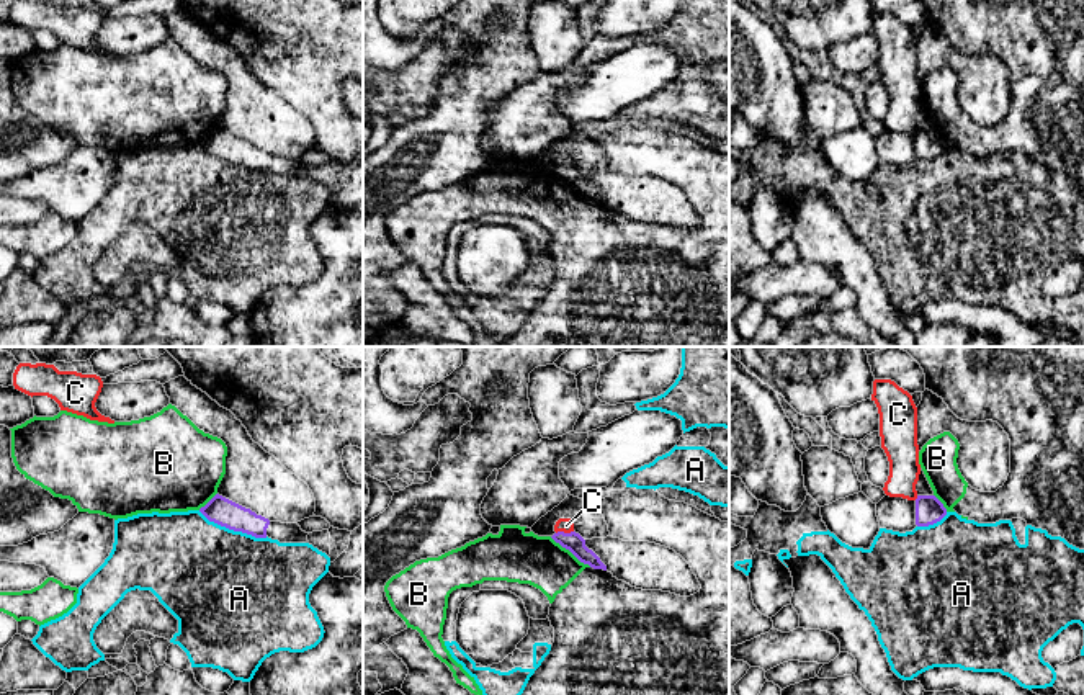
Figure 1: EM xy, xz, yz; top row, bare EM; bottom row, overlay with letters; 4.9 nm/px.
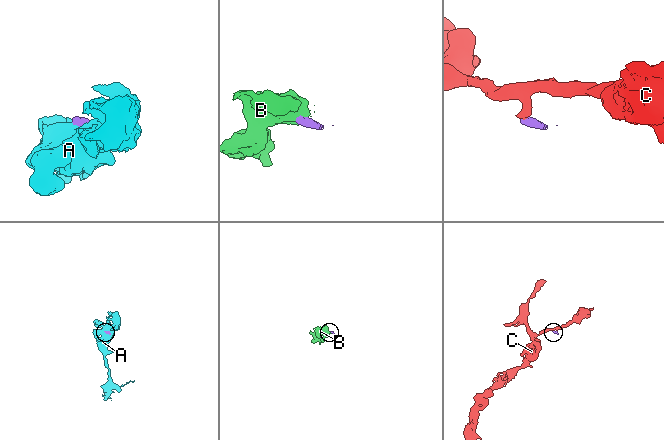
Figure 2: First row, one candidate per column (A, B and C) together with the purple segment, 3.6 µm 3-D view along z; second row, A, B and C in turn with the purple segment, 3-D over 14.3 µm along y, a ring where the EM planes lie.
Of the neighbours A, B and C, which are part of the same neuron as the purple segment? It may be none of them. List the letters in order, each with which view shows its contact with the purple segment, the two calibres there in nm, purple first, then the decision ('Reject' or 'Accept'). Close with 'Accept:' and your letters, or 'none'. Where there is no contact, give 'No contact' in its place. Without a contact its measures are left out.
A: Touches purple in xy. Thickness 140 nm (purple) against 480 nm. Reject
B: Touches purple in xz. Thickness 90 nm (purple) against 260 nm. Reject
C: Touches purple in xz. Thickness 90 nm (purple) against 70 nm. Reject
Accept: none

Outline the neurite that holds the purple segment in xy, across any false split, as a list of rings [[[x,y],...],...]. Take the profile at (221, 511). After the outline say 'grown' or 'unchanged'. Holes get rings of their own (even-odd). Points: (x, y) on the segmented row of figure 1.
[[[216,494],[199,512],[221,527],[242,531],[255,538],[271,538],[280,543],[309,543],[306,531],[298,523],[270,522],[219,494]]] | grown

